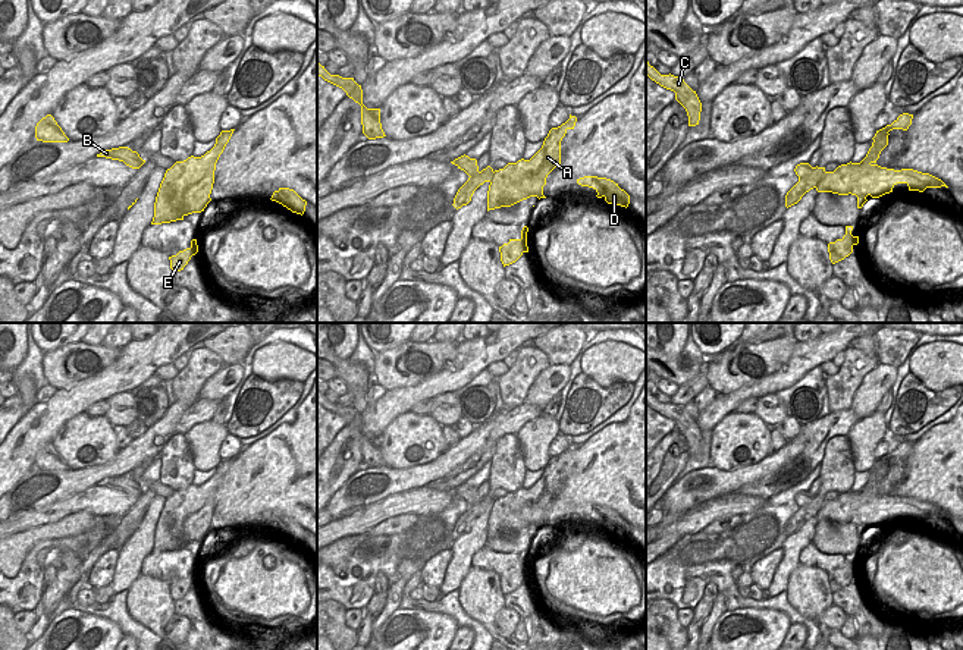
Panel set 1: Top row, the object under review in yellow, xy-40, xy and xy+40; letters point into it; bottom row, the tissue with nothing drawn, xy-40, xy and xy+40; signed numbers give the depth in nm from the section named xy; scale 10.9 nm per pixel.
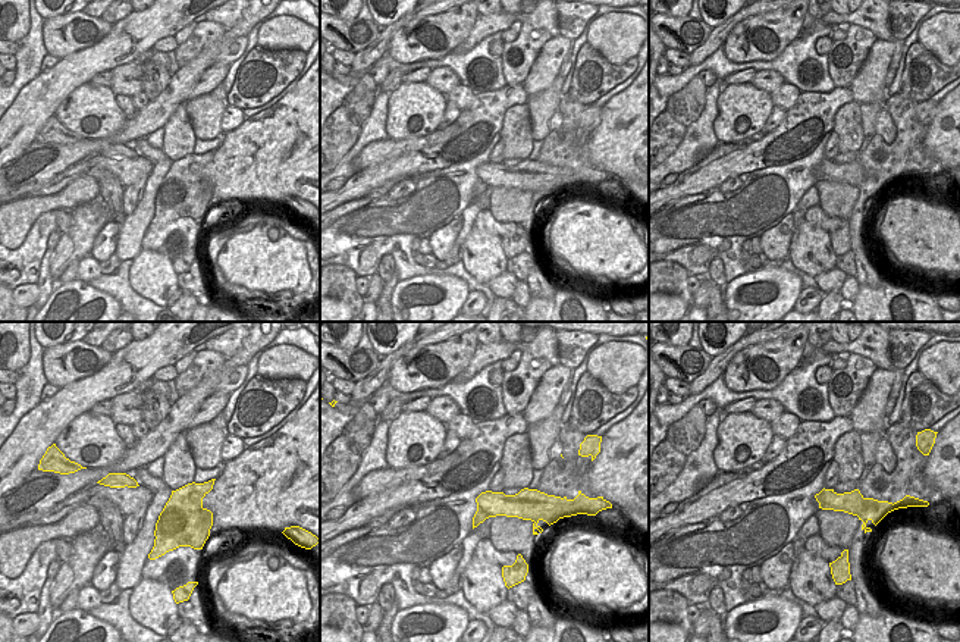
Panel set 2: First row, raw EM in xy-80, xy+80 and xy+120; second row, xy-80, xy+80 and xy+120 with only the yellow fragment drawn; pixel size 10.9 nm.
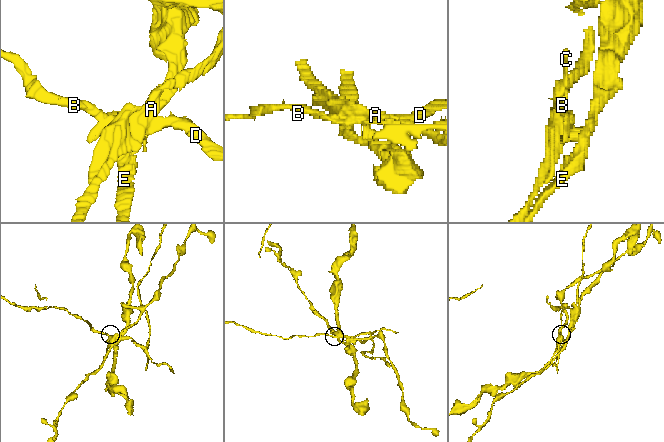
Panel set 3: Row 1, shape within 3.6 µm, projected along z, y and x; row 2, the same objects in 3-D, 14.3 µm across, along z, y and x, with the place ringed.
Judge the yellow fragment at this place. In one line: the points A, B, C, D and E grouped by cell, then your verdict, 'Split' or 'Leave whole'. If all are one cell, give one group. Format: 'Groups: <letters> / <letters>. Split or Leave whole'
Groups: A / B C D E. Split.

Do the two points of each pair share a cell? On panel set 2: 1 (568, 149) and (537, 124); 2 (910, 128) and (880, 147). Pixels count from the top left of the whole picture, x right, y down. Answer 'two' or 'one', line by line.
1: two
2: one

